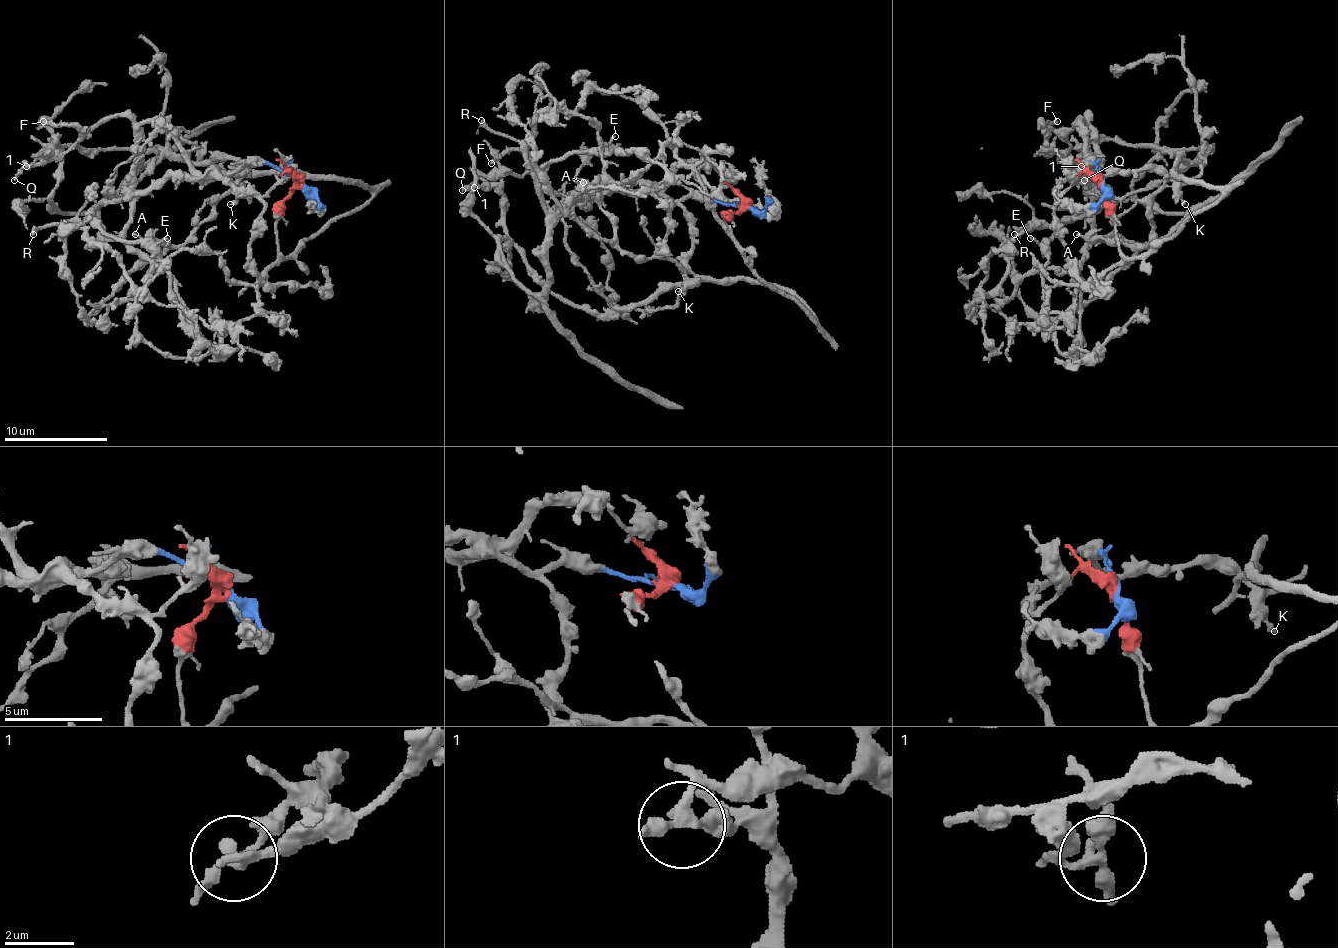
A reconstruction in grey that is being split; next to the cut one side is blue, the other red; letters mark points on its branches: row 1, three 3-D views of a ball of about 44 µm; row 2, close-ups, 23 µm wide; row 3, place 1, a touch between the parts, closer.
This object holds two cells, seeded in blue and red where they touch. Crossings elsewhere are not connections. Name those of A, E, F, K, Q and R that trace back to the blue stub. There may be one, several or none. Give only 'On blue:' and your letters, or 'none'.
On blue: E, F, K, R

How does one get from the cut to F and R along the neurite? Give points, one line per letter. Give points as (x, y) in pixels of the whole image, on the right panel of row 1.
F: (1102, 180), (1094, 165), (1094, 172), (1084, 175), (1086, 115), (1068, 128), (1045, 126), (1058, 121)
R: (1102, 180), (1094, 165), (1094, 172), (1078, 178), (1107, 201), (1055, 224), (1024, 224), (1014, 235)

